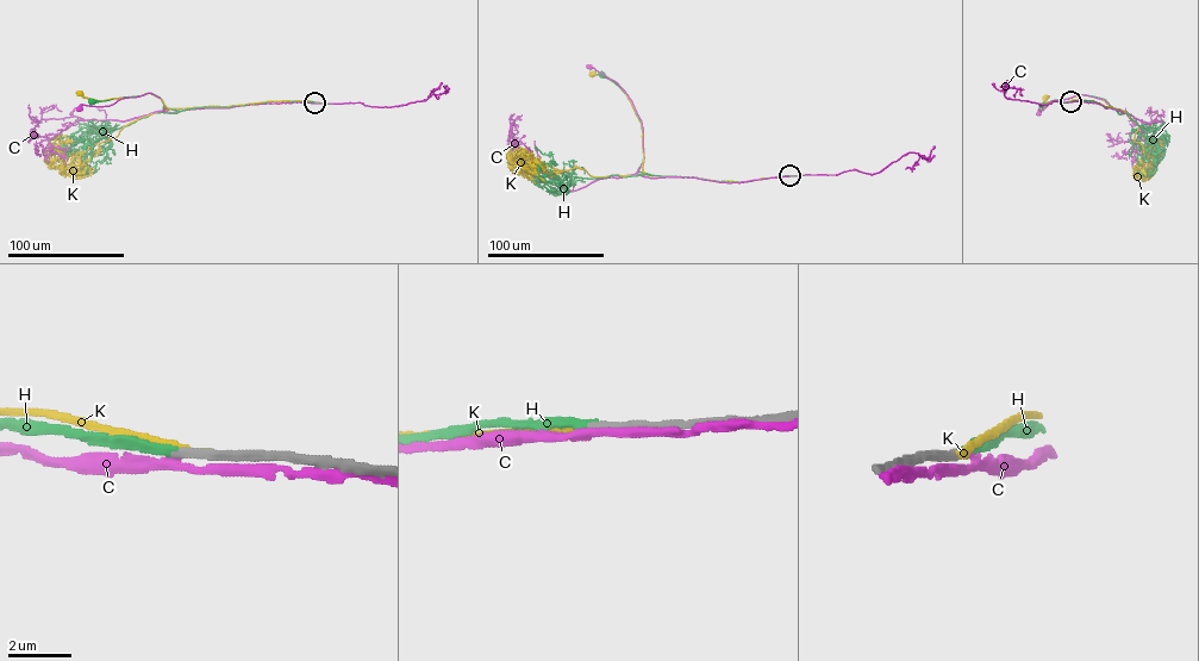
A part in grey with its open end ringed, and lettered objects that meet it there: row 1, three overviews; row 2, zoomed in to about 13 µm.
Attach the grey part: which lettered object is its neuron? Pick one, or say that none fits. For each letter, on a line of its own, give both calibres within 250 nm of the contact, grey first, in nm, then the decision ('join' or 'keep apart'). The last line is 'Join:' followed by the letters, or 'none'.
C: 280 nm thick on the grey side, 240 nm on the other; keep apart
H: 260 nm thick on the grey side, 240 nm on the other; join
K: 360 nm thick on the grey side, 240 nm on the other; keep apart
Join: H

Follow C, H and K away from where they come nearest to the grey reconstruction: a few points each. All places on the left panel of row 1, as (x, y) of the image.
C: (314, 103), (169, 112), (162, 110), (161, 99), (149, 93), (120, 99), (111, 105), (82, 105), (80, 108)
H: (314, 103), (263, 101), (178, 111), (162, 108), (161, 98), (149, 92), (92, 101)
K: (316, 103), (270, 100), (176, 110), (166, 107), (161, 99), (148, 93), (100, 100), (79, 93)

